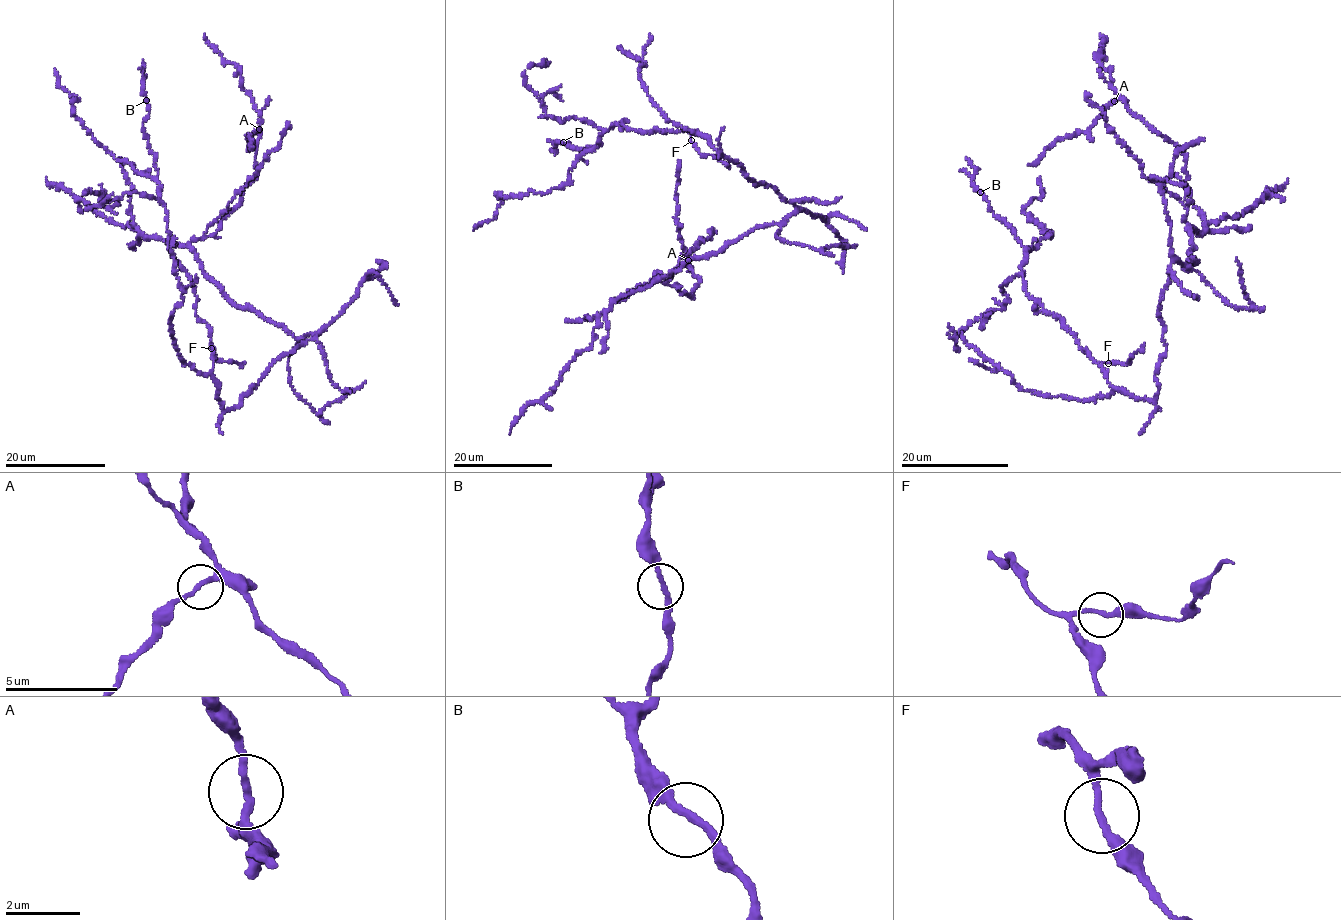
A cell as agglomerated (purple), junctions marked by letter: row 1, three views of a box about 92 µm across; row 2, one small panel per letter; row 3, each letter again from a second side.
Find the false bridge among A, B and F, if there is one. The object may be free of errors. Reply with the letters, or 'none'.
none

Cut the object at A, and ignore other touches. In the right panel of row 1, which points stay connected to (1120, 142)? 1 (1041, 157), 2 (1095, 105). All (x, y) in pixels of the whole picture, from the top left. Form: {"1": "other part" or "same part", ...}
{"1": "other part", "2": "same part"}

